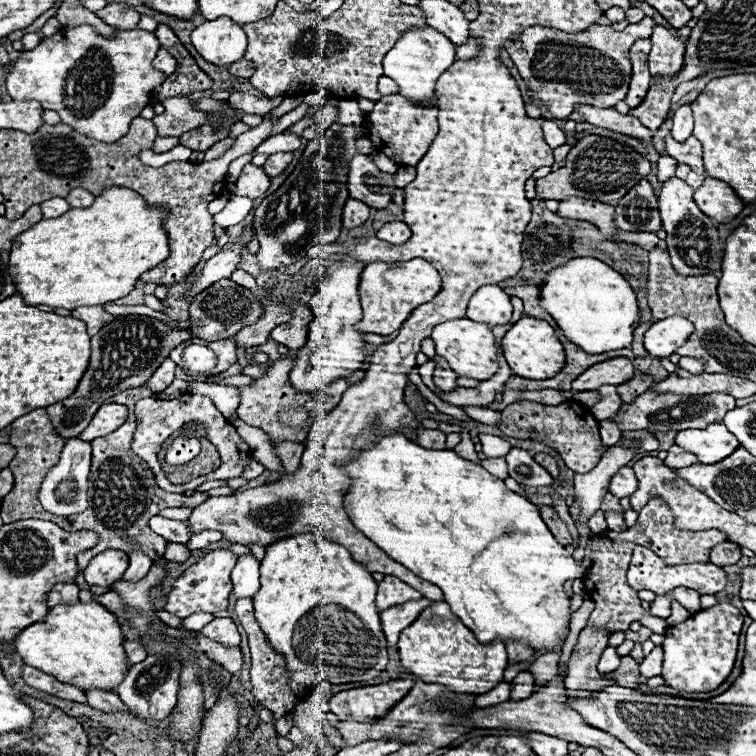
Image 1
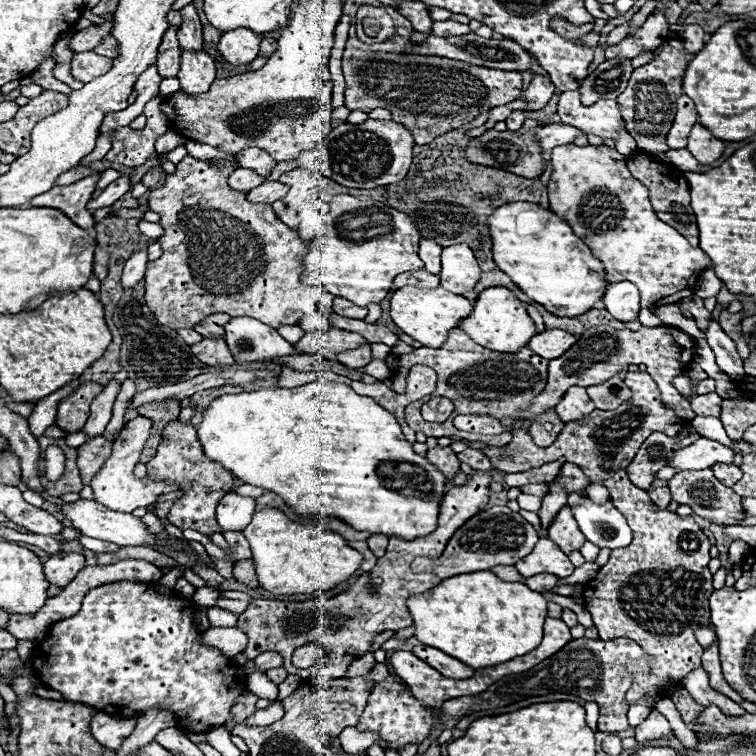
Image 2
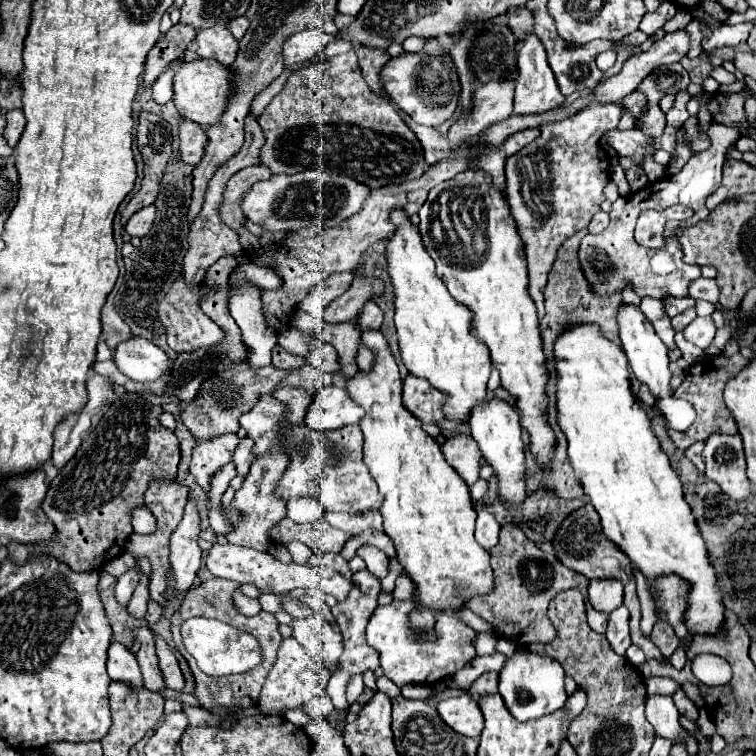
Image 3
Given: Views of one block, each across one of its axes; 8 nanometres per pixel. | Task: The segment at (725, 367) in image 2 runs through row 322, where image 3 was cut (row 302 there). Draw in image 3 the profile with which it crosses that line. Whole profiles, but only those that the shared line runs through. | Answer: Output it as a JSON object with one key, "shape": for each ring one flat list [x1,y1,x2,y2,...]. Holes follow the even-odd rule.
{"shape":[[698,278,690,284,690,298,698,300,708,300,710,304,718,304,720,290,716,280,708,280,708,278]]}

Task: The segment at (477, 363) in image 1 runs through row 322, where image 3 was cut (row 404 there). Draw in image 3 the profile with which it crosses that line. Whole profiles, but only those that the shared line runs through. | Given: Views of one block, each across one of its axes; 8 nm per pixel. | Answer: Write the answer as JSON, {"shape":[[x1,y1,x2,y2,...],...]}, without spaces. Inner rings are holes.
{"shape":[[394,210,390,218,398,226,388,242,388,274,396,294,394,322,402,362,410,374,426,378,436,390,446,394,442,408,446,420,468,424,472,410,486,402,486,384,492,370,490,352,470,334,472,312,464,304,452,300,444,282,436,276,434,262,424,250,422,238,406,212]]}

